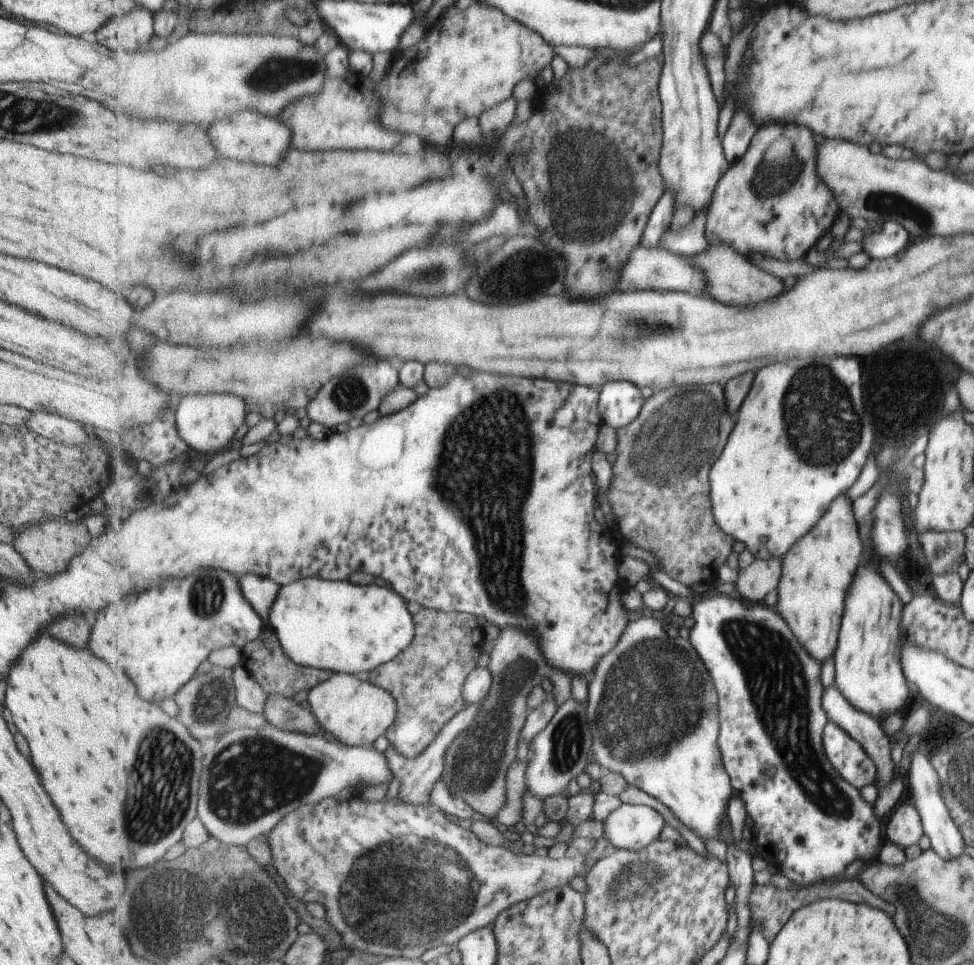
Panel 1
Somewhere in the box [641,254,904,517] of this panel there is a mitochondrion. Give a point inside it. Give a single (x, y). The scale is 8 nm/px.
(822, 416)

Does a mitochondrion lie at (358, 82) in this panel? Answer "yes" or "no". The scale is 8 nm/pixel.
no

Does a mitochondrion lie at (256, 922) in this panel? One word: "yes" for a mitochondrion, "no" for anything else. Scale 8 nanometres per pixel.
yes

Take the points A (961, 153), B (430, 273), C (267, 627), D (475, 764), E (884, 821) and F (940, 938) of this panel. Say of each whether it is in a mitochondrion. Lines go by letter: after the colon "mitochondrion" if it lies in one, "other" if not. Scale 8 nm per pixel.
A: other
B: mitochondrion
C: other
D: mitochondrion
E: other
F: mitochondrion

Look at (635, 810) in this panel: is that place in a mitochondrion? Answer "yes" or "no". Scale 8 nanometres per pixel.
no

